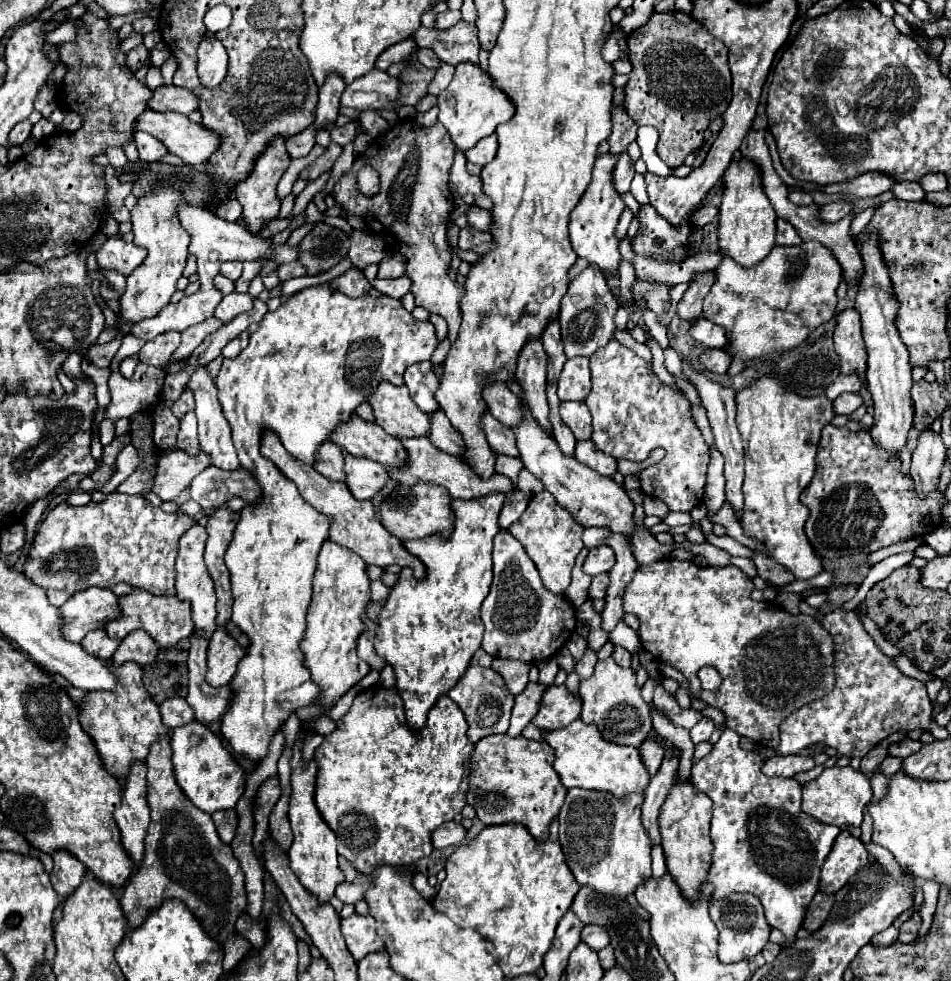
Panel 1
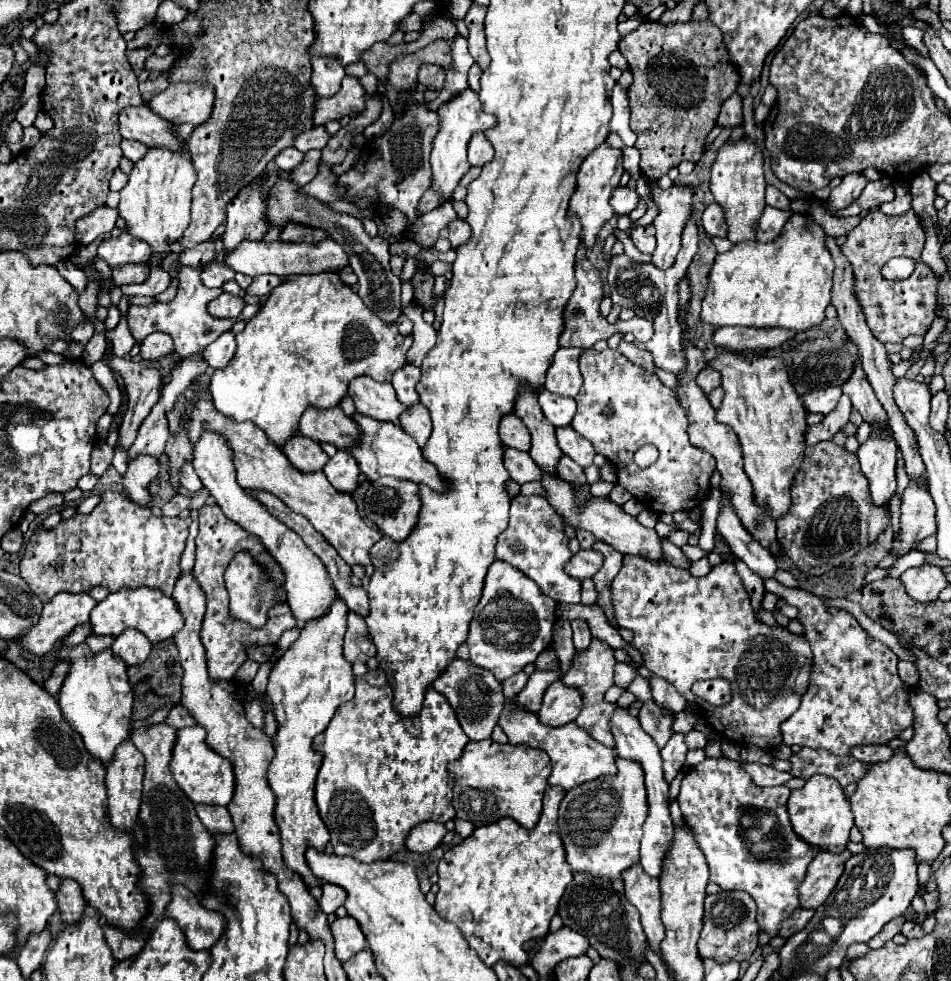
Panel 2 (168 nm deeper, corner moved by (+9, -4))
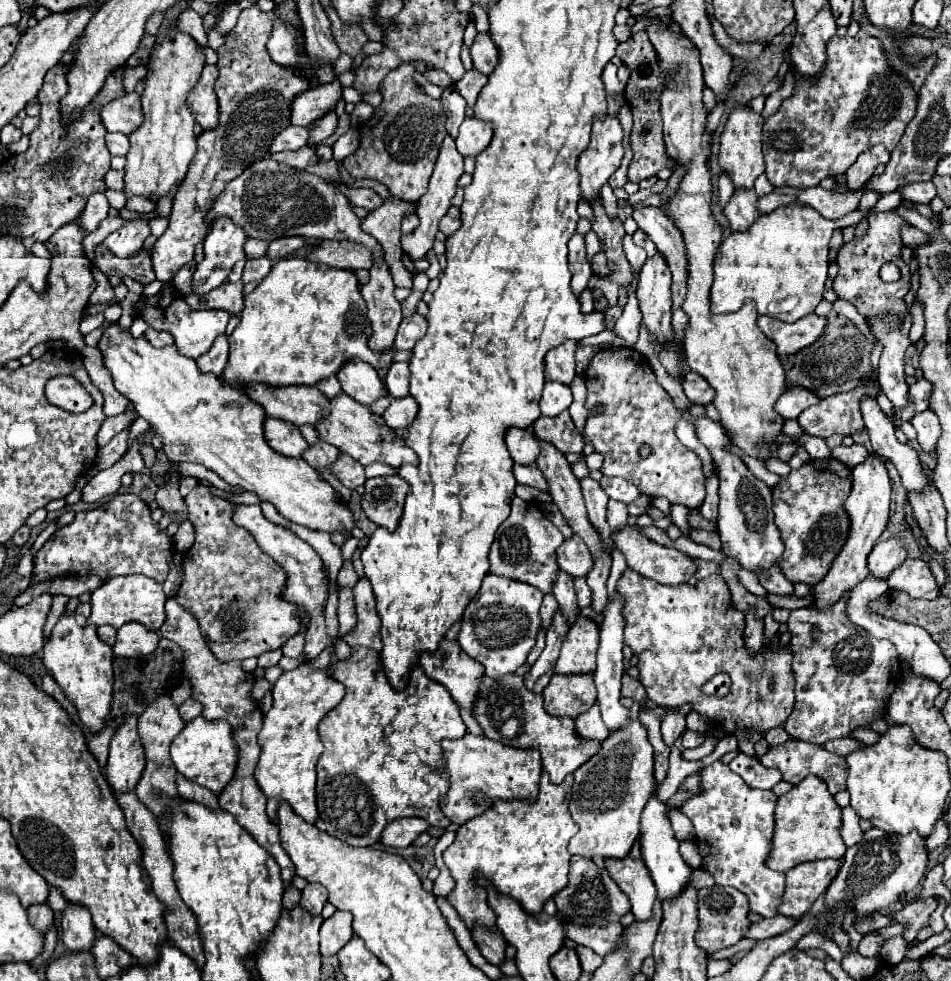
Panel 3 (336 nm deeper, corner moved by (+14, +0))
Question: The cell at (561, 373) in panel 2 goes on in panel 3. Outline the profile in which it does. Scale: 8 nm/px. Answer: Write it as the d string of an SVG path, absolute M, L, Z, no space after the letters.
M567 340L565 344L553 348L545 356L545 380L547 382L559 382L559 384L571 384L575 378L575 350L577 342Z

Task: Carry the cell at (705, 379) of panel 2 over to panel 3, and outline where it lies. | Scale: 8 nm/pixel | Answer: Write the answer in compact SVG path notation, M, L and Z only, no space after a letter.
M689 370L683 378L683 390L685 396L693 402L693 404L709 404L715 396L715 390L709 386L707 380L703 380L703 376L699 376L697 372Z

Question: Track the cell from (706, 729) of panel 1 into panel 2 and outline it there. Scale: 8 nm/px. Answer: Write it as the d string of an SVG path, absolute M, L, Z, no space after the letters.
M692 730L692 732L686 734L686 746L688 746L690 750L694 750L694 748L704 748L706 742L708 742L708 740L706 740L706 734L704 734L704 732Z

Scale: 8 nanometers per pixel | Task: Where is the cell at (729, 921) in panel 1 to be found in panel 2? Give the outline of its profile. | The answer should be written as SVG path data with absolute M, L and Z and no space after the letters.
M730 890L706 896L704 930L698 940L698 952L702 958L712 958L716 962L742 962L752 956L758 948L758 924L756 924L756 902L750 894Z

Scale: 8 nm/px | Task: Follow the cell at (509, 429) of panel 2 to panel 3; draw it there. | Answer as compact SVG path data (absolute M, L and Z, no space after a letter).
M509 428L505 434L505 444L511 452L513 462L521 464L533 464L537 454L539 454L539 444L531 436L531 430L521 430L521 428Z

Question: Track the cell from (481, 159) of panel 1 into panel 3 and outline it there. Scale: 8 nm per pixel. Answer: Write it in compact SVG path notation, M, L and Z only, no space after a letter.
M465 118L459 128L459 136L455 138L457 150L461 156L475 158L479 152L483 152L489 146L491 136L493 130L489 122L479 122L477 118Z

